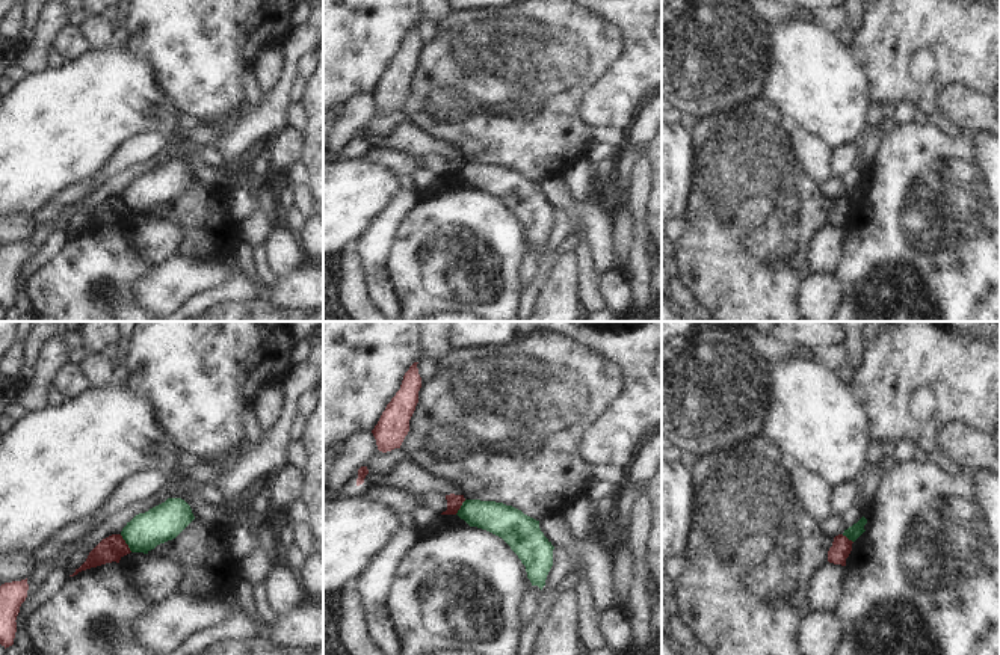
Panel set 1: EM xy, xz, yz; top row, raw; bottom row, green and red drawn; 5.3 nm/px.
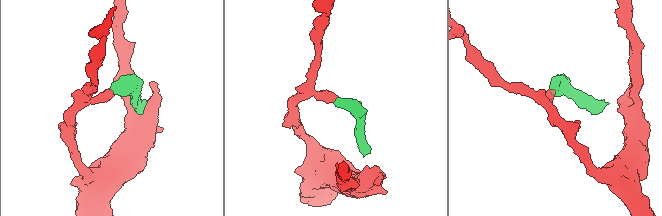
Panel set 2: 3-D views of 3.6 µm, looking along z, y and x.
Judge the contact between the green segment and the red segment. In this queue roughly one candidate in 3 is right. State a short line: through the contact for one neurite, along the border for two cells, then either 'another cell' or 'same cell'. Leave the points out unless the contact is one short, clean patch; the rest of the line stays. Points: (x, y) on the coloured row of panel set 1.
xy (120, 535), (132, 551) | another cell

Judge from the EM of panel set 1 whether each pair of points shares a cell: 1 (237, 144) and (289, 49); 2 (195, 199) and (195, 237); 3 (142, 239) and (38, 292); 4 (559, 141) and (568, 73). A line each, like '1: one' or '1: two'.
1: one
2: one
3: two
4: one

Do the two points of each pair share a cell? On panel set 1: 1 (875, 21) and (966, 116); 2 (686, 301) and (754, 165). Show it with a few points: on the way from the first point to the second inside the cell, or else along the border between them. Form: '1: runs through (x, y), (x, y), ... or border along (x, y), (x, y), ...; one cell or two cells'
1: border along (952, 83), (940, 97), (940, 107), (956, 126); two cells
2: border along (677, 276), (698, 304); two cells

